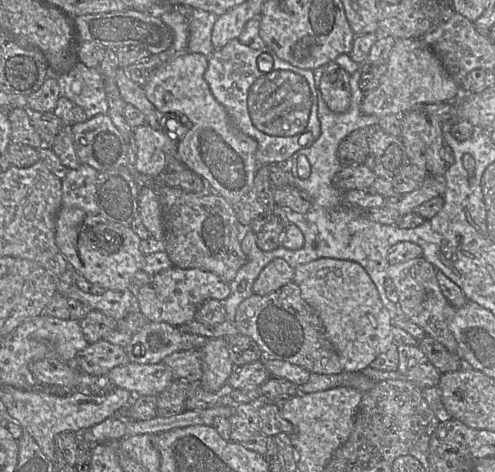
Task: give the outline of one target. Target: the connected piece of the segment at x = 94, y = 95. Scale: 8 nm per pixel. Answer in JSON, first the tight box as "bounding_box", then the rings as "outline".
{"bounding_box":[57,62,108,119],"outline":[[[80,62],[70,73],[57,78],[60,96],[81,107],[88,119],[108,114],[103,76],[98,68],[89,68]]]}

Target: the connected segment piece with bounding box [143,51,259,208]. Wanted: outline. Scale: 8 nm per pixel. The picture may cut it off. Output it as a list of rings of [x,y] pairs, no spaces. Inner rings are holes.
[[[171,53],[170,57],[163,62],[150,76],[143,86],[147,99],[162,113],[175,114],[179,119],[179,129],[176,134],[179,136],[177,143],[177,153],[193,172],[207,181],[210,191],[224,197],[234,208],[242,197],[247,194],[254,184],[255,175],[259,168],[256,160],[257,141],[244,134],[231,121],[226,109],[213,96],[204,73],[208,68],[208,57],[200,53]],[[187,121],[192,126],[187,129]]]

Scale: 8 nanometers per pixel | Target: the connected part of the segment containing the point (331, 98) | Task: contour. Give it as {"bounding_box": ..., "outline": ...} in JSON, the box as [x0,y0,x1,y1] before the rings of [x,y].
{"bounding_box":[320,61,351,113],"outline":[[[335,61],[327,65],[320,91],[328,108],[335,113],[348,110],[351,102],[350,74]]]}

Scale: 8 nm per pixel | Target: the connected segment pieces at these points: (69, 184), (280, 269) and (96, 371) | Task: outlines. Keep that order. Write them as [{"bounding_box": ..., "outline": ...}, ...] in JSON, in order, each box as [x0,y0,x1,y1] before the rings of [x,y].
[{"bounding_box":[62,165,99,216],"outline":[[[89,165],[70,169],[62,179],[62,206],[79,208],[88,216],[99,214],[97,178],[98,171]]]},{"bounding_box":[252,258,295,296],"outline":[[[275,258],[259,273],[252,286],[253,293],[259,296],[271,294],[289,282],[292,282],[294,273],[295,269],[284,259]]]},{"bounding_box":[73,339,126,378],"outline":[[[103,339],[78,352],[73,362],[79,370],[95,378],[105,378],[111,369],[126,363],[125,349]]]}]

